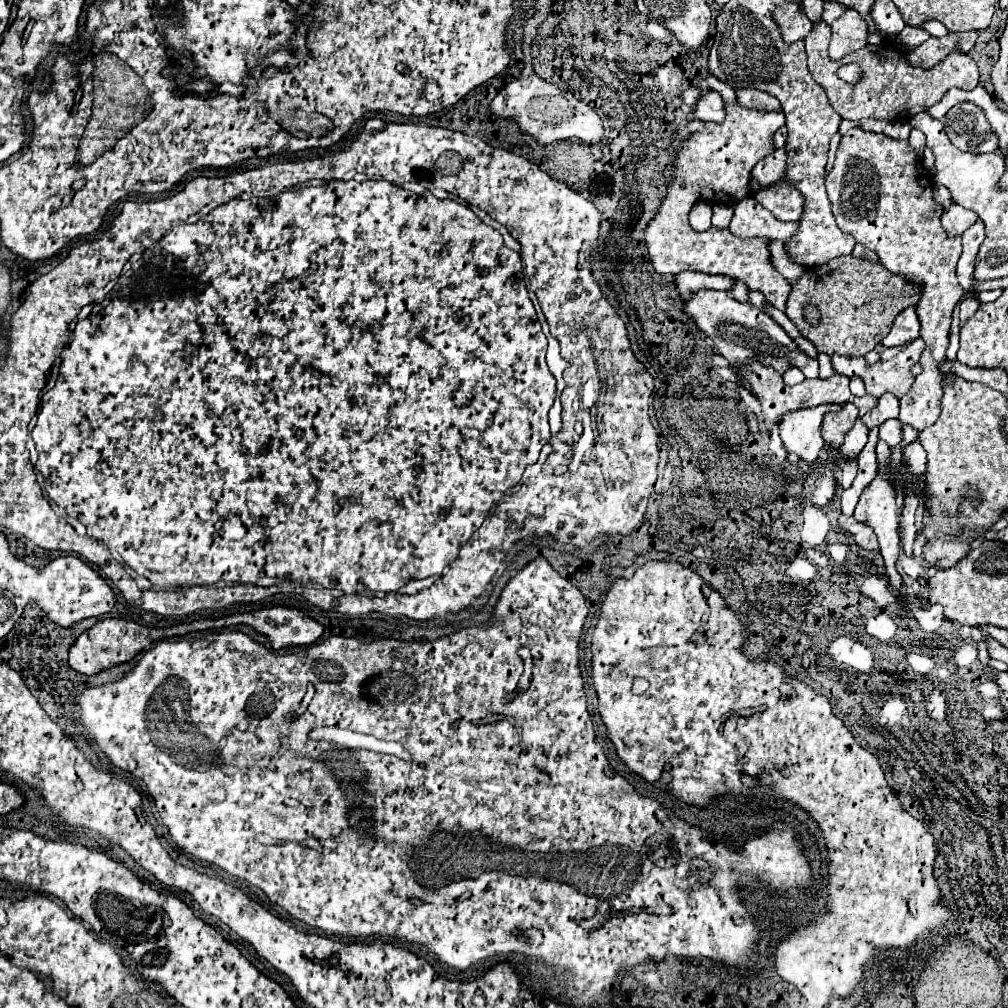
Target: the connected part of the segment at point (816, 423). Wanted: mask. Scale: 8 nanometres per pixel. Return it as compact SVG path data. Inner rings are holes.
M824 404L812 409L798 409L784 415L780 423L782 445L788 455L796 455L802 463L812 463L824 449L820 425L826 413L838 411L843 404Z

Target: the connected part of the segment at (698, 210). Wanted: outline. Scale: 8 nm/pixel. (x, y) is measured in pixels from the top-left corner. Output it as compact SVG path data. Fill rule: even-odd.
M700 201L694 205L694 209L690 211L690 225L694 227L694 231L708 231L710 227L710 217L712 217L712 205L706 201Z

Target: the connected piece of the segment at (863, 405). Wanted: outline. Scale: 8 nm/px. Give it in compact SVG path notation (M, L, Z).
M864 395L864 397L852 397L852 403L858 407L860 415L864 415L866 411L870 411L878 403L878 399L872 395Z

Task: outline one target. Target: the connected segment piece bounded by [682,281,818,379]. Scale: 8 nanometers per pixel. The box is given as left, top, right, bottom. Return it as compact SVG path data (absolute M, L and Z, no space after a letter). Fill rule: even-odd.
M736 281L730 289L730 293L726 291L710 291L710 289L702 289L692 293L692 297L688 301L684 301L682 311L696 323L696 327L706 333L712 341L712 347L726 357L730 363L744 363L748 359L760 359L760 363L774 367L778 373L784 373L790 365L796 365L806 379L816 379L818 377L818 361L816 359L808 359L804 353L800 353L794 345L794 341L784 333L784 329L770 319L768 315L764 315L764 311L752 307L750 303L740 303L740 301L748 301L748 287L742 281Z

